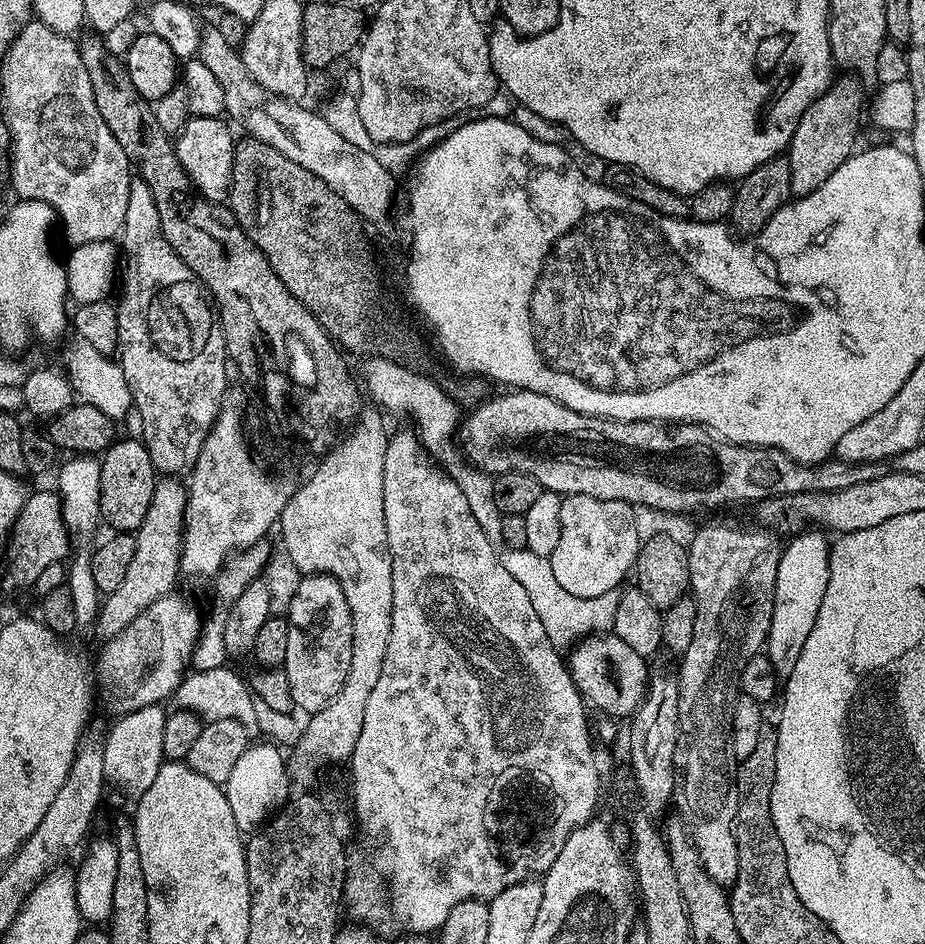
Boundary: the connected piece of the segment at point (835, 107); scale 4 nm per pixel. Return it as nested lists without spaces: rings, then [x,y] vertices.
[[[847,74],[837,75],[832,86],[819,96],[816,101],[802,114],[798,126],[794,130],[792,140],[786,149],[790,162],[791,195],[799,198],[818,190],[842,162],[852,157],[857,147],[856,135],[860,132],[860,119],[866,116],[866,100],[864,104],[865,85],[859,76]]]

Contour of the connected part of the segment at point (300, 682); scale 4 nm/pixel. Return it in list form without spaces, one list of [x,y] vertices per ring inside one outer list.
[[[314,572],[299,577],[296,589],[292,592],[292,601],[288,604],[286,619],[288,633],[286,634],[286,658],[283,670],[290,681],[290,694],[294,694],[296,708],[304,714],[311,714],[322,710],[335,698],[338,690],[346,682],[346,674],[350,674],[350,658],[352,657],[352,615],[350,606],[346,602],[346,594],[342,594],[342,586],[327,572]]]

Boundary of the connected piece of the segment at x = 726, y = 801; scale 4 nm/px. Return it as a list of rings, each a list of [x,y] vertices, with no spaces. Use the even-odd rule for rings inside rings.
[[[708,524],[700,528],[692,536],[692,541],[687,541],[688,565],[690,566],[690,582],[688,583],[690,595],[696,599],[696,617],[694,618],[694,639],[690,646],[679,657],[678,671],[680,673],[680,693],[678,694],[678,742],[674,750],[674,766],[676,767],[676,794],[674,808],[685,826],[688,827],[690,838],[698,850],[698,858],[702,858],[702,866],[706,866],[706,874],[714,878],[714,882],[731,886],[736,881],[738,874],[738,846],[736,845],[736,811],[738,810],[738,786],[736,785],[737,758],[732,749],[732,715],[736,705],[736,697],[740,692],[740,675],[750,662],[750,658],[757,655],[765,647],[770,630],[770,618],[774,610],[774,582],[778,578],[778,562],[782,551],[782,540],[772,528],[757,526],[747,528],[744,524]]]

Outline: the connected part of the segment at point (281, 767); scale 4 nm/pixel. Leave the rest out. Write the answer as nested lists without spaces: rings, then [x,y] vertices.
[[[253,743],[238,758],[234,770],[230,770],[228,781],[223,784],[224,793],[238,822],[241,833],[252,834],[257,831],[289,799],[288,768],[284,765],[285,753],[275,743]]]

